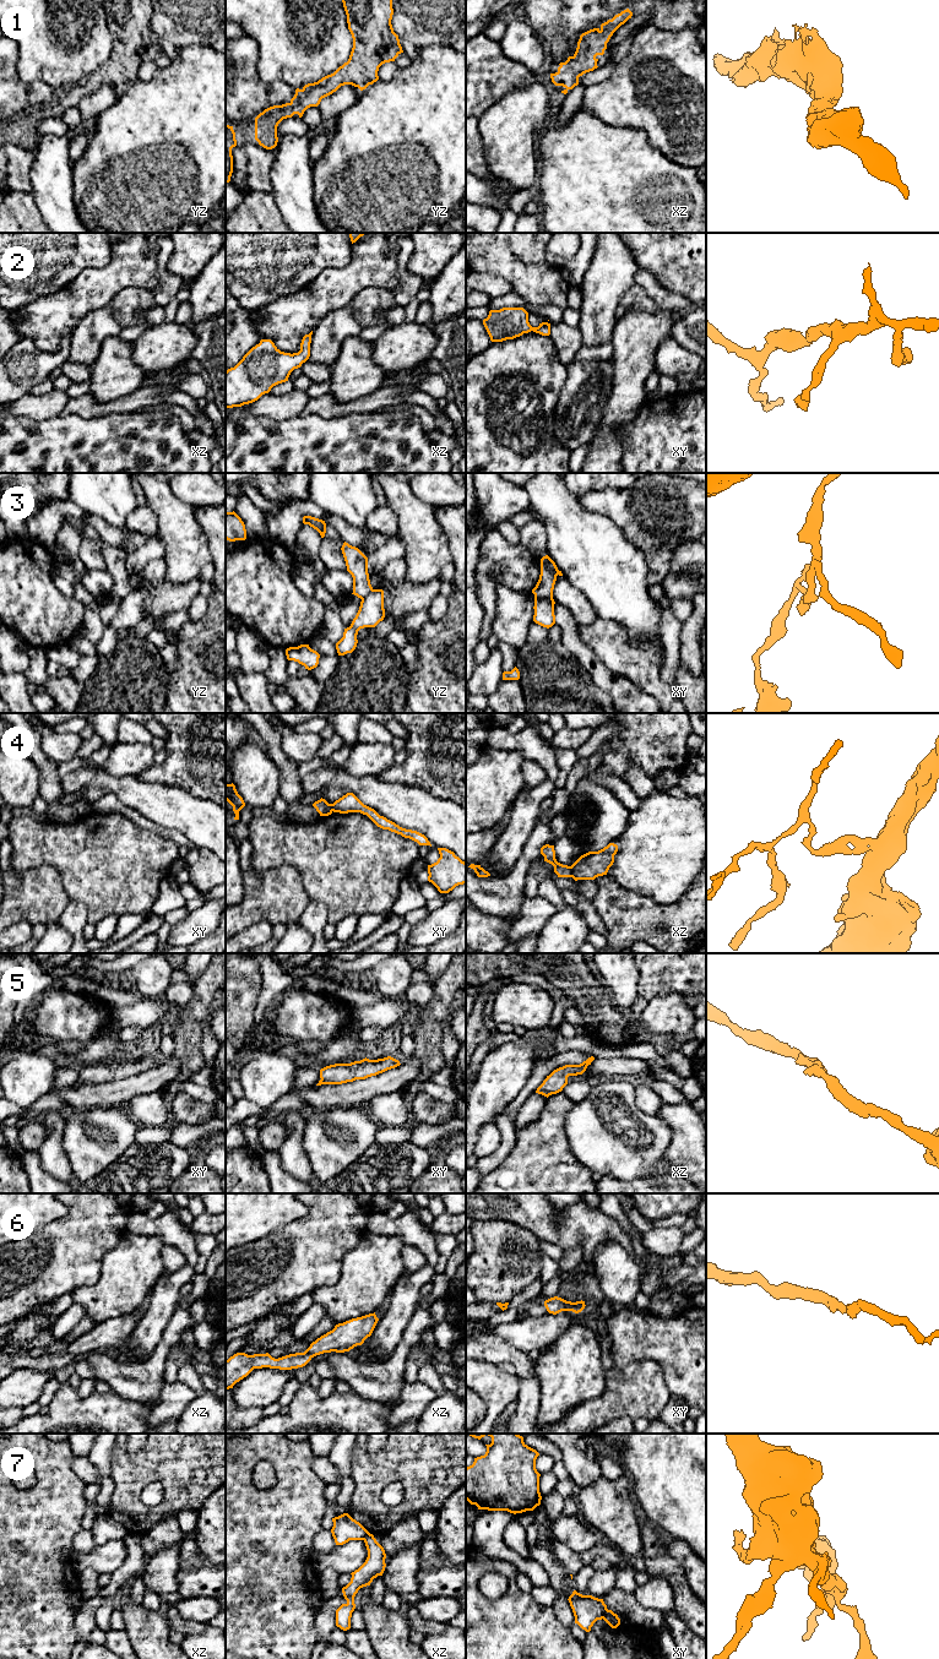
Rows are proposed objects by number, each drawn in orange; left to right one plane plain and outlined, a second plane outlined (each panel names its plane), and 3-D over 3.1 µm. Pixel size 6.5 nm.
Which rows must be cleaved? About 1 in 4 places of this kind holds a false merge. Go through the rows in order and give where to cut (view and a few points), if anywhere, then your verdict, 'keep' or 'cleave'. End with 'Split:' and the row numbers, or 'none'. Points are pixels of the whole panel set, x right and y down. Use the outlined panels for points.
1: no cut | keep
2: no cut | keep
3: xy (535, 596), (552, 597) | cleave
4: xz (570, 866), (573, 876) | cleave
5: no cut | keep
6: no cut | keep
7: xy (607, 1609), (603, 1619) | cleave
Split: 3, 4, 7

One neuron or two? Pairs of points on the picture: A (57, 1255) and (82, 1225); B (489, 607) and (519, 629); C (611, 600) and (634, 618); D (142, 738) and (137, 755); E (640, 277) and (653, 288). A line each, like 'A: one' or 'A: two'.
A: one
B: two
C: one
D: two
E: one

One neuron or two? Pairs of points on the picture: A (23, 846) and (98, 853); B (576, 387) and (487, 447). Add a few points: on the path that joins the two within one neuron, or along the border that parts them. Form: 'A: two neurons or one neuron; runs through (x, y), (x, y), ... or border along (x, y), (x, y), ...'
A: one neuron; runs through (42, 846), (64, 846), (80, 852)
B: two neurons; border along (568, 373), (554, 409), (554, 419)

